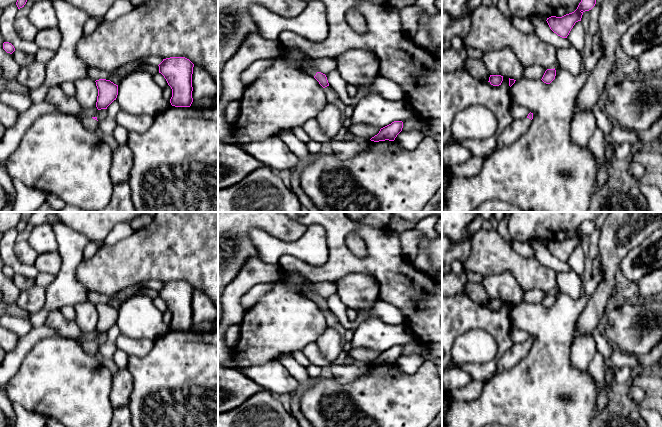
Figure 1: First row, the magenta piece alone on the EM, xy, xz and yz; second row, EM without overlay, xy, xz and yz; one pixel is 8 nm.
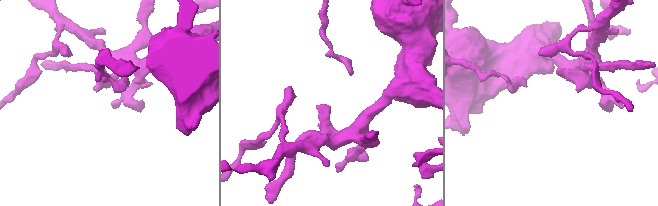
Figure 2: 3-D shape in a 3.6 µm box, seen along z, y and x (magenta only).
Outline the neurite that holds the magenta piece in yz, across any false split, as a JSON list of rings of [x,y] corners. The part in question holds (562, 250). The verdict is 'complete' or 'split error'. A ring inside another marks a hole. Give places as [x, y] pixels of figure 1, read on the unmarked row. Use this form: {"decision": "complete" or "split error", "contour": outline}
{"decision": "complete", "contour": [[[585,221],[574,236],[562,241],[551,240],[546,245],[554,257],[562,262],[567,262],[575,247],[581,245],[583,237],[591,234],[595,228],[595,221]]]}

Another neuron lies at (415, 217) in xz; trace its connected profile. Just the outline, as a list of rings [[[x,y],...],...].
[[[391,212],[402,219],[410,220],[414,223],[419,222],[421,219],[435,215],[436,219],[442,217],[442,212]]]

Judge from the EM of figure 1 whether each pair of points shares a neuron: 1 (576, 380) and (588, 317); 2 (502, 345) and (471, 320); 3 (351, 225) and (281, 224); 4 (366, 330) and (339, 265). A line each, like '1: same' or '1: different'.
1: different
2: same
3: different
4: different

